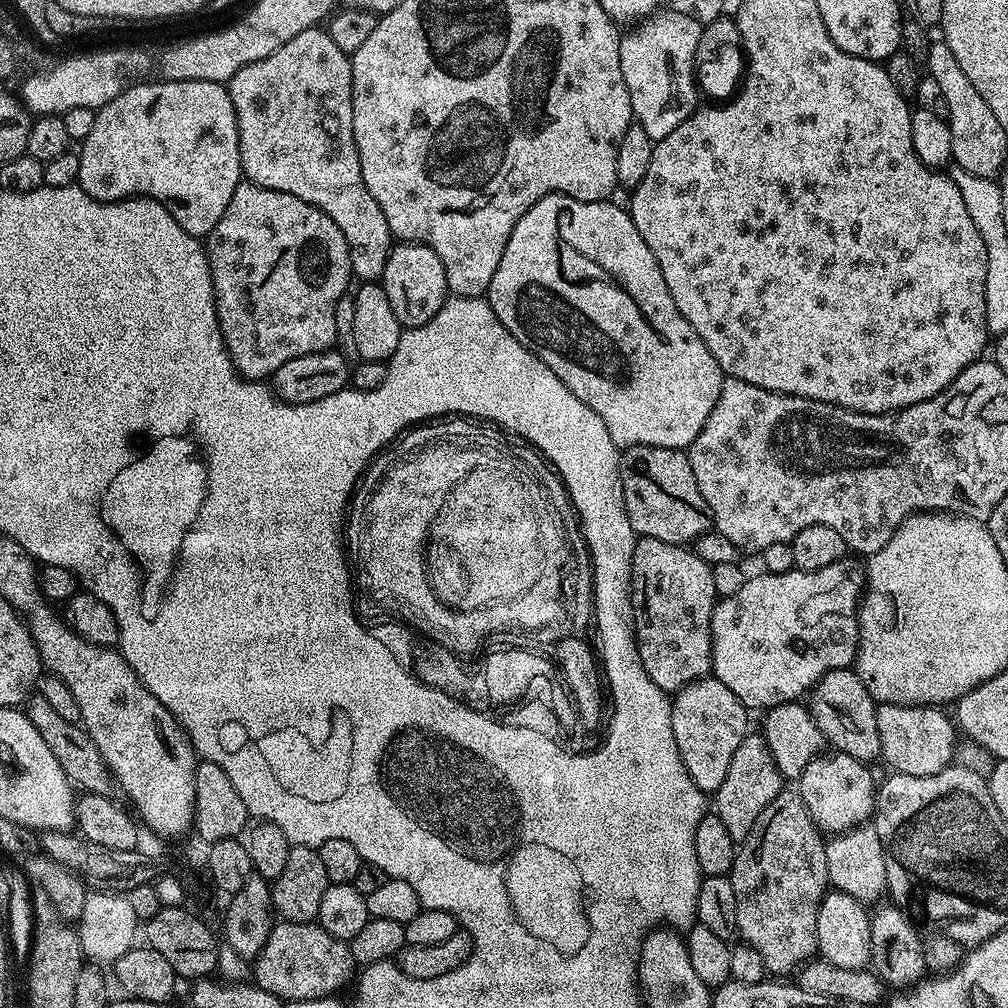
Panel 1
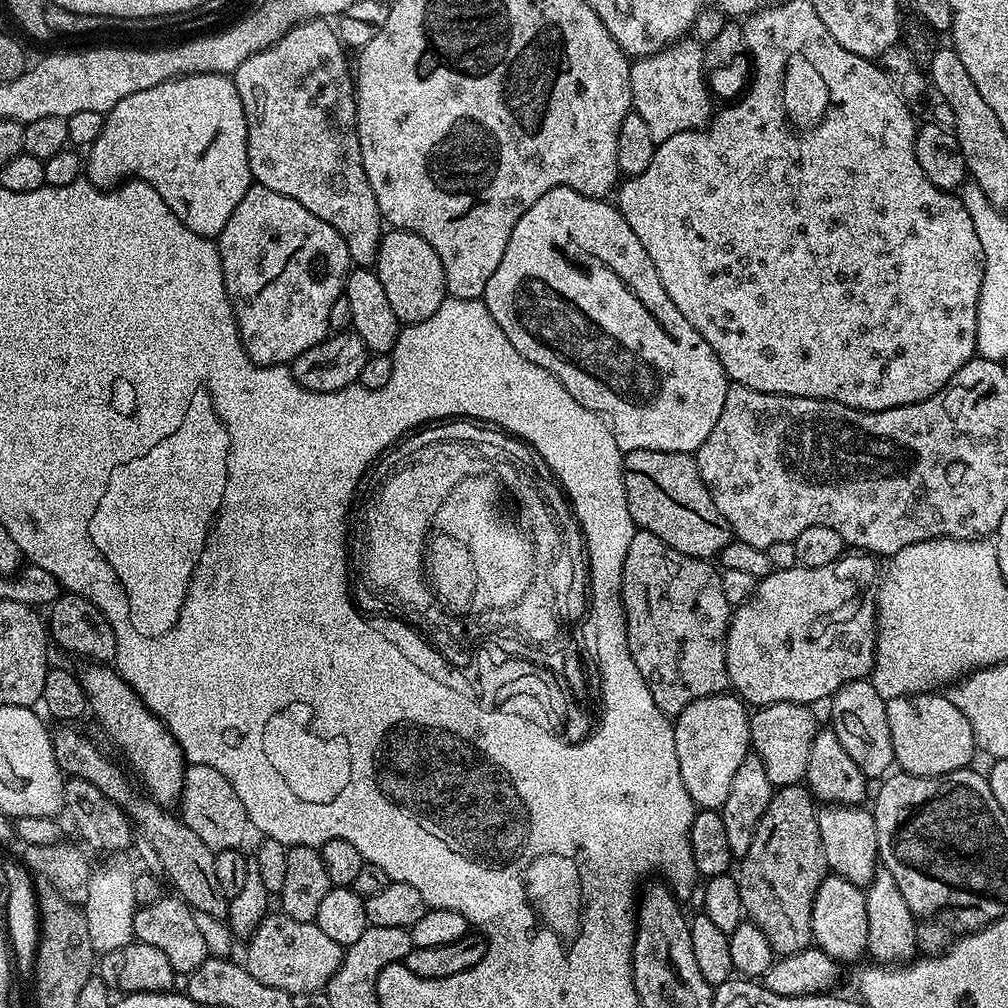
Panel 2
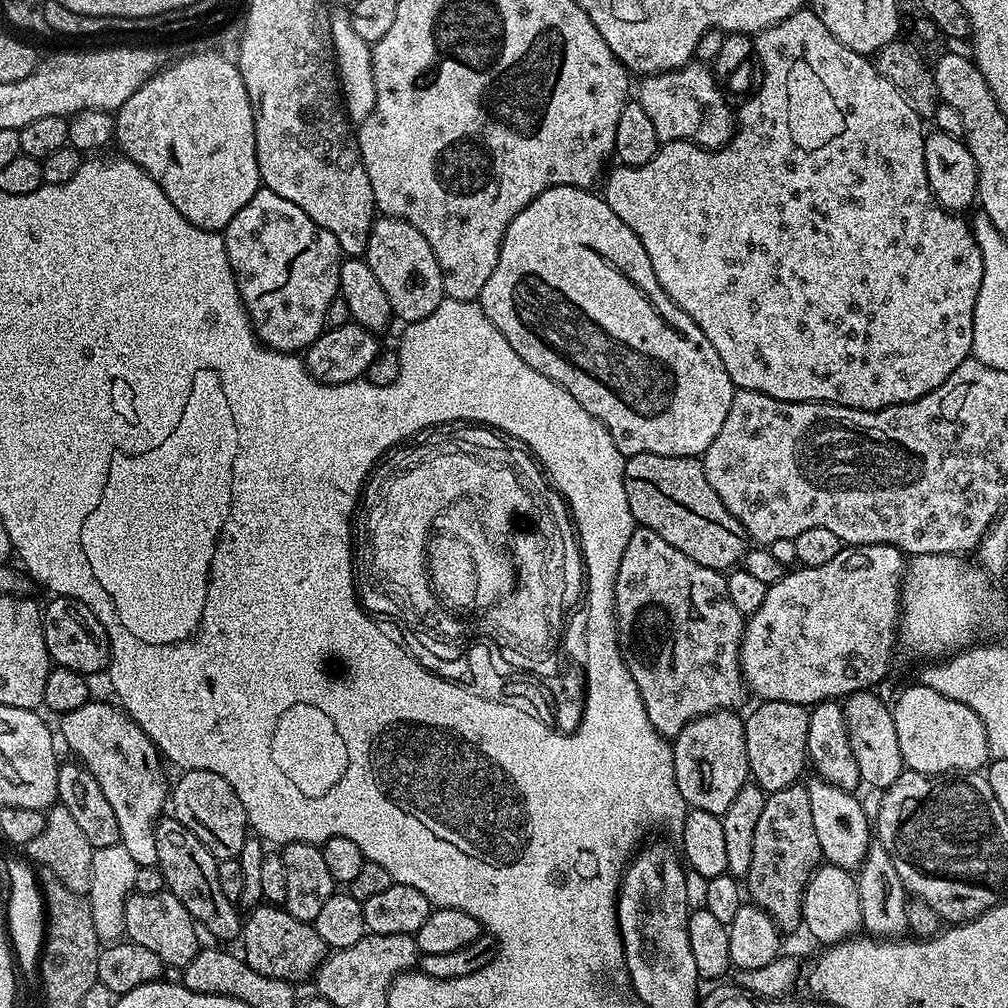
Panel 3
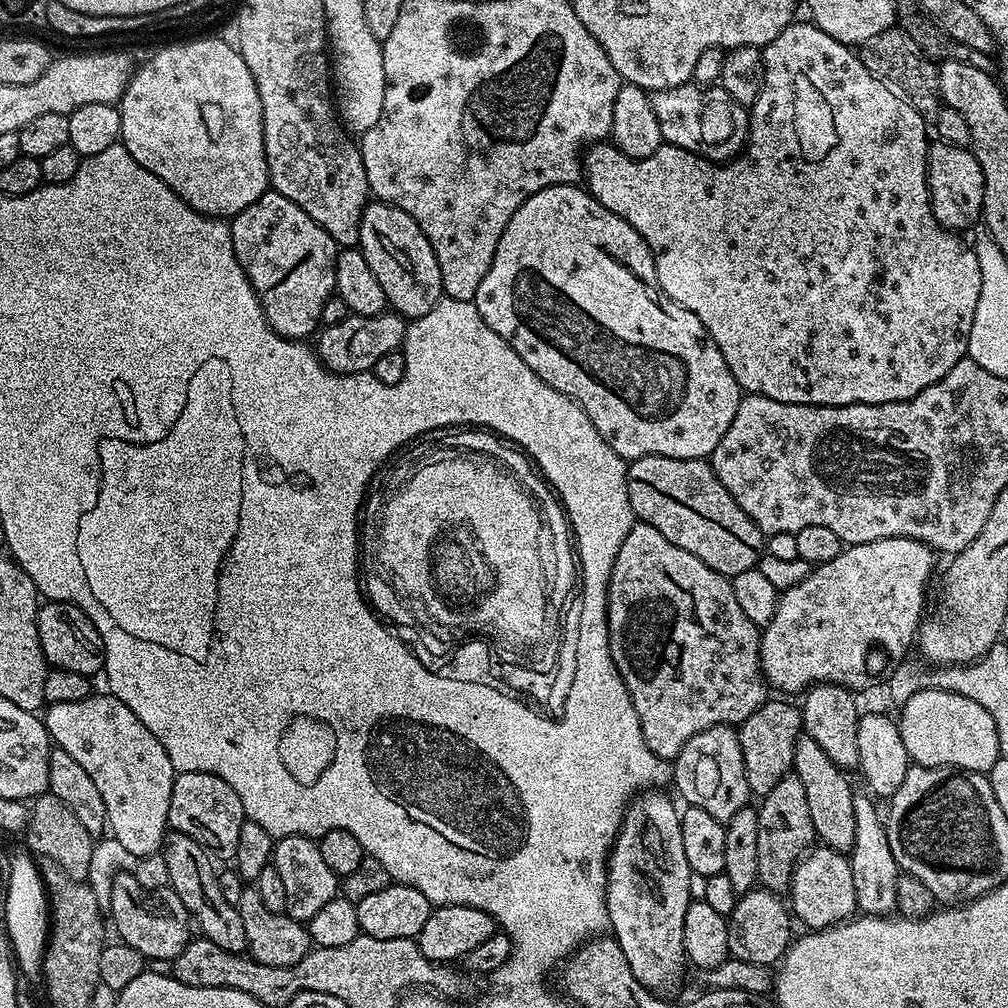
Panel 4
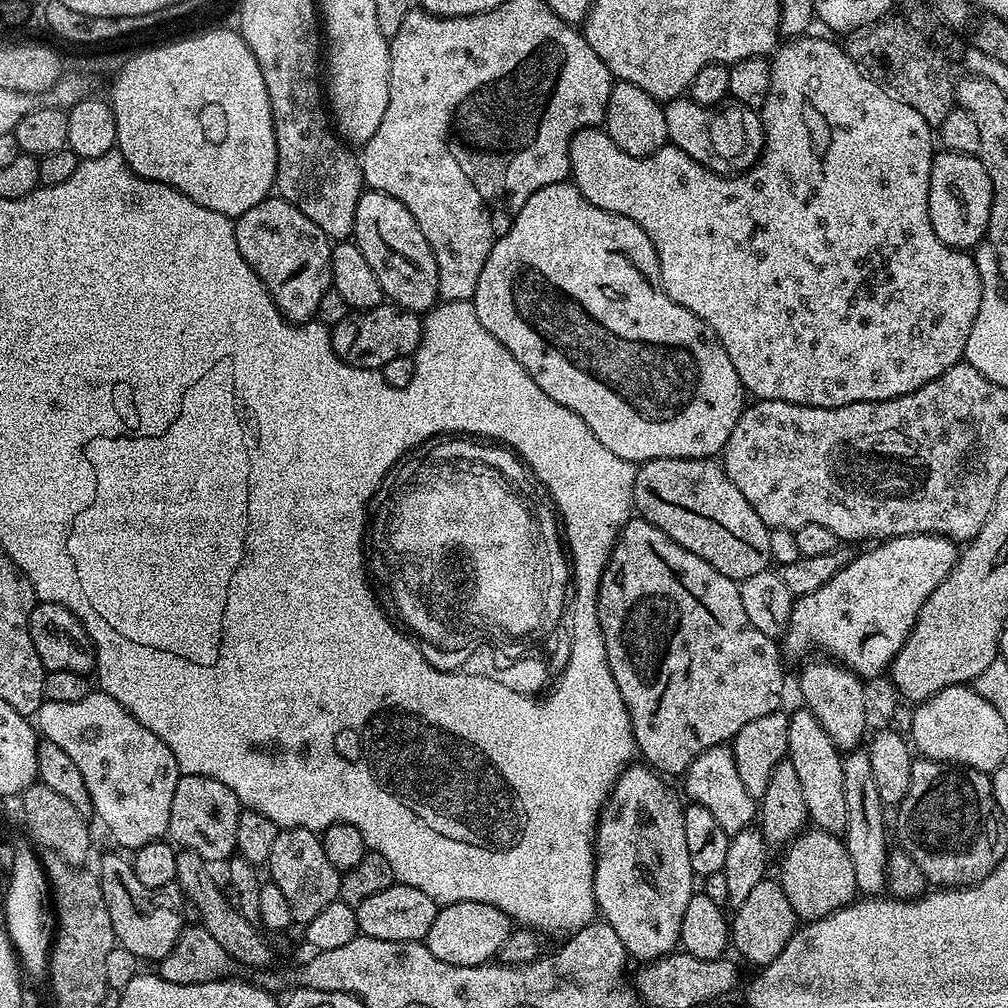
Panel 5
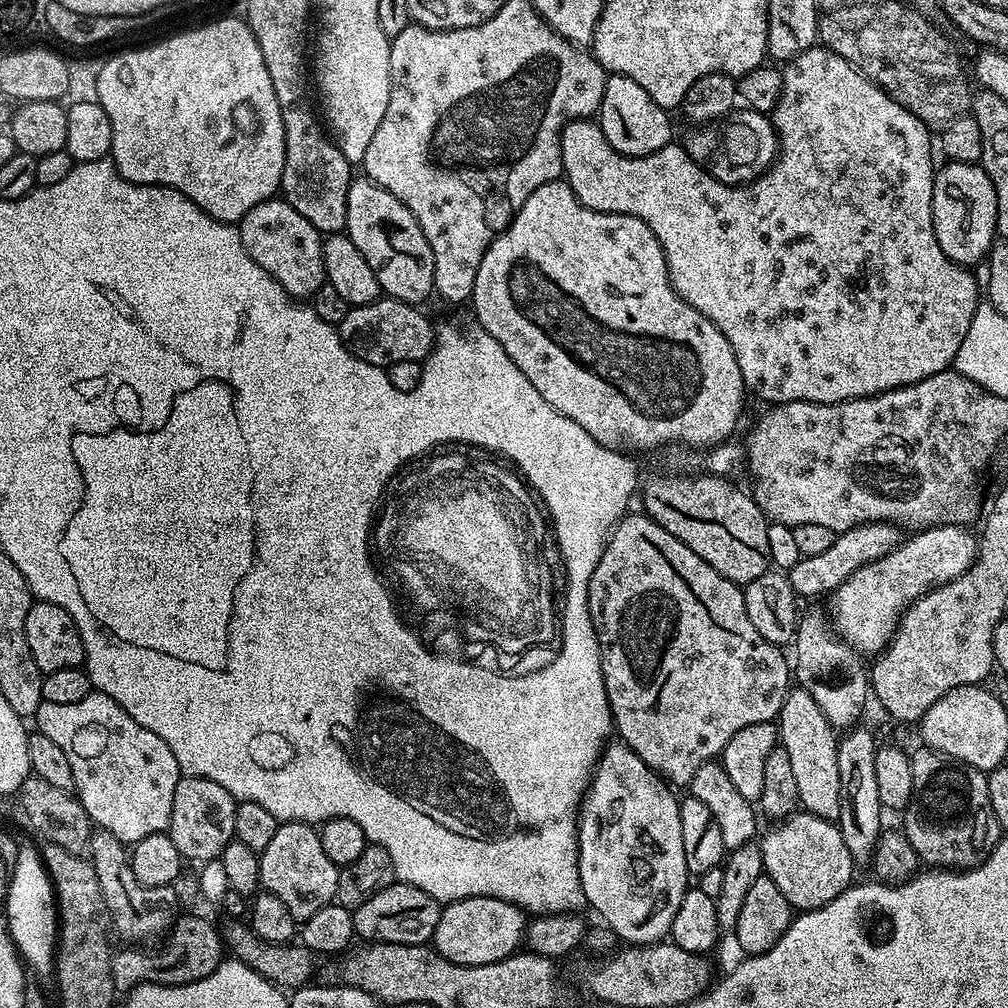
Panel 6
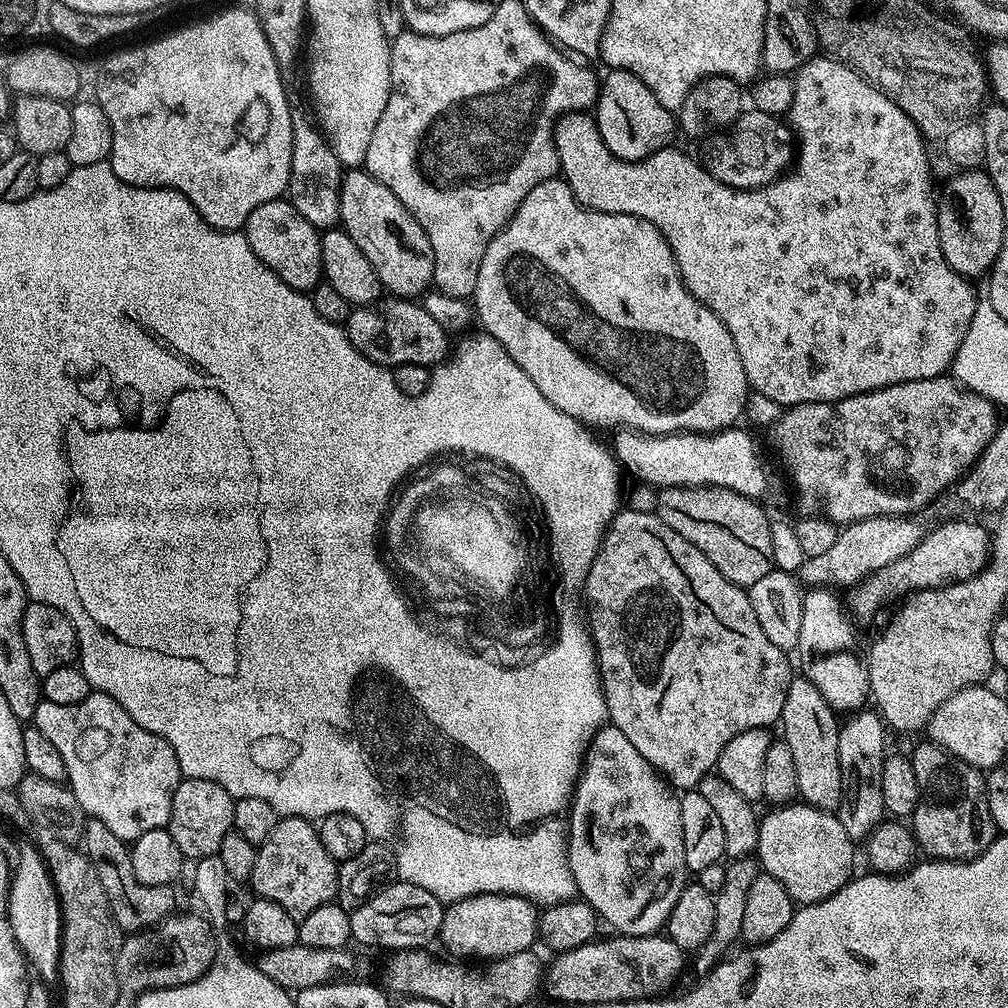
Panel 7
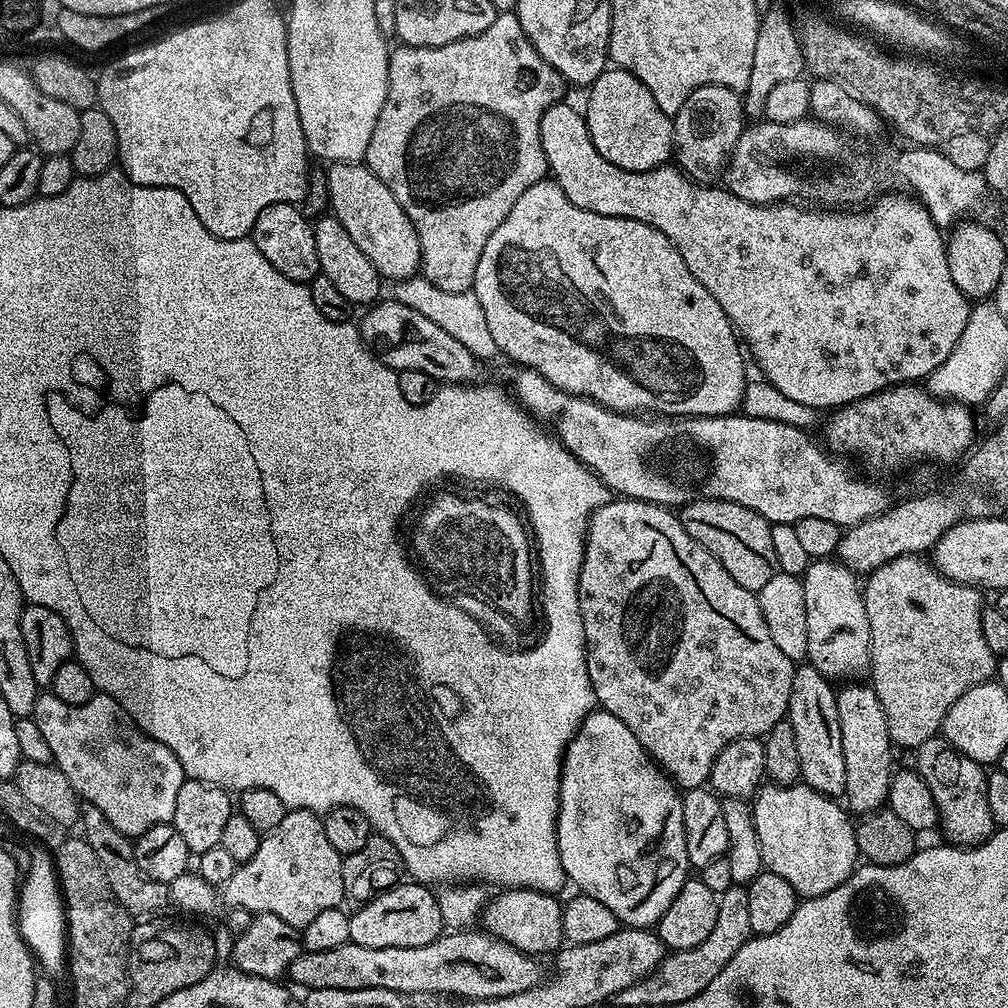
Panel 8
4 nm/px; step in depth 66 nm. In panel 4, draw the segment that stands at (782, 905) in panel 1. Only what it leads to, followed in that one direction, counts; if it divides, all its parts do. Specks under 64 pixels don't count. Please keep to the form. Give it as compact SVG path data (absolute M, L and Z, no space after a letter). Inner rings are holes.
M794 774L786 775L770 794L766 794L758 804L758 874L757 881L769 892L784 894L792 883L792 872L800 857L805 855L817 843L814 821L810 818L810 805L806 802L806 786L802 786L802 778Z

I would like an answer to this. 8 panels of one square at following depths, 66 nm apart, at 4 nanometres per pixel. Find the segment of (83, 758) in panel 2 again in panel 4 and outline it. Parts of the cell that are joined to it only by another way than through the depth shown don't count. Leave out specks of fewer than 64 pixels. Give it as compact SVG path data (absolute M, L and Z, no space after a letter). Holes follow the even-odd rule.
M173 831L167 833L162 854L170 869L168 887L174 894L178 894L178 898L182 898L182 906L186 906L195 927L196 924L200 927L199 935L214 942L214 946L222 946L222 950L247 953L246 930L242 930L240 909L222 898L222 886L213 857L198 842L194 842L194 838Z

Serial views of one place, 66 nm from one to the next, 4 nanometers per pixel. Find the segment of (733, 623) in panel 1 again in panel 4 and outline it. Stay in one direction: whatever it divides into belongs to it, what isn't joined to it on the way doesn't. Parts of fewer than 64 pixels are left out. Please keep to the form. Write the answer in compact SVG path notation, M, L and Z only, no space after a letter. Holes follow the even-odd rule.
M899 536L898 538L878 538L878 542L869 544L849 544L841 547L838 558L830 558L830 562L815 565L809 571L808 577L802 582L798 582L798 586L790 586L780 592L780 601L776 607L774 618L769 624L763 625L760 633L760 668L764 671L765 681L775 691L777 688L780 691L777 693L780 694L788 694L784 692L803 694L816 684L837 684L849 690L872 688L875 684L883 685L892 671L909 655L908 647L911 644L913 647L914 641L917 639L920 622L926 612L924 591L928 588L928 579L931 578L932 567L936 564L935 558L937 559L933 549L928 548L922 542Z

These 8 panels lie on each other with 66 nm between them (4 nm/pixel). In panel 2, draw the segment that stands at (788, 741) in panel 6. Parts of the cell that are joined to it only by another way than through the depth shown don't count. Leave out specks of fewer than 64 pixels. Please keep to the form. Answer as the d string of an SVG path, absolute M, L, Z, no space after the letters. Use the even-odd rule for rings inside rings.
M829 804L821 807L816 817L829 873L846 878L846 882L854 882L860 888L867 889L874 878L880 858L876 820L872 817L871 811L864 806Z

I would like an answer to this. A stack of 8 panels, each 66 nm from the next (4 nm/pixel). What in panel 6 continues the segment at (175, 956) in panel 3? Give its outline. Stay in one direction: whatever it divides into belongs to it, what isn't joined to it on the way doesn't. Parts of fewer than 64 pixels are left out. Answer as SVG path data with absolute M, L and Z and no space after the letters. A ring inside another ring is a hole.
M103 830L93 831L88 840L86 849L87 859L91 860L94 870L98 874L98 886L102 890L102 898L110 910L112 927L115 935L124 939L124 942L144 942L152 940L155 936L163 937L178 919L178 901L171 886L142 886L138 878L134 878L134 870L130 863L130 852L127 847L114 834Z

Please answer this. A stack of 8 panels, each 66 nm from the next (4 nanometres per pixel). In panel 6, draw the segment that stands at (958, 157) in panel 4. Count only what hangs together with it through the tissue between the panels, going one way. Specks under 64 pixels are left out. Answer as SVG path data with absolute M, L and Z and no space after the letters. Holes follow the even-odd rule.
M949 161L935 171L932 182L931 217L942 252L955 264L979 265L990 253L996 237L997 191L979 163Z

